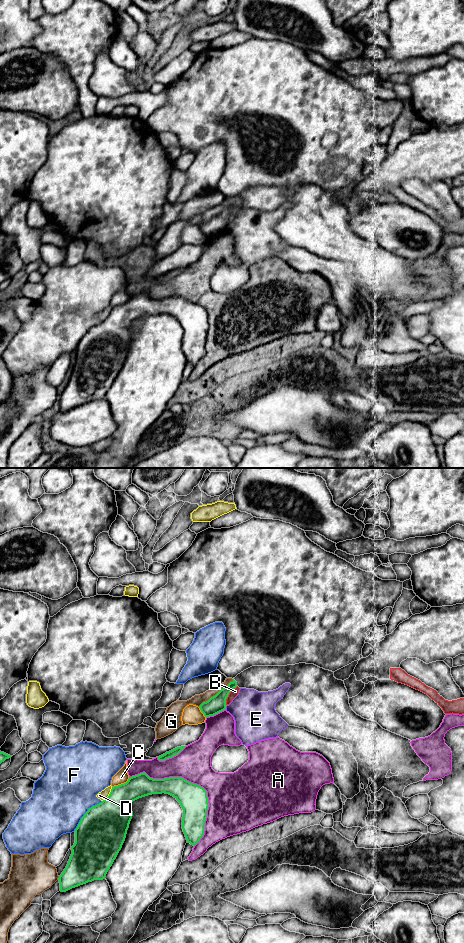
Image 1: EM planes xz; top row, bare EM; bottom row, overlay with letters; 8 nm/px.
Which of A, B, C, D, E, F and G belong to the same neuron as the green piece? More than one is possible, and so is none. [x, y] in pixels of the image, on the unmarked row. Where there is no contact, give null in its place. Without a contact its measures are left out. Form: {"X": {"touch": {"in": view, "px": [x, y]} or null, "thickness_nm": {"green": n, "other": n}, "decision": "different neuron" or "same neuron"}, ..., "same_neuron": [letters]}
{"A": {"touch": {"in": "xz", "px": [192, 303]}, "thickness_nm": {"green": 220, "other": 280}, "decision": "different neuron"}, "B": {"touch": {"in": "xz", "px": [228, 214]}, "thickness_nm": {"green": 140, "other": 60}, "decision": "different neuron"}, "C": {"touch": {"in": "xz", "px": [121, 304]}, "thickness_nm": {"green": 280, "other": 110}, "decision": "different neuron"}, "D": {"touch": {"in": "xz", "px": [109, 314]}, "thickness_nm": {"green": 360, "other": 70}, "decision": "different neuron"}, "E": {"touch": {"in": "xz", "px": [225, 227]}, "thickness_nm": {"green": 140, "other": 340}, "decision": "different neuron"}, "F": {"touch": {"in": "xz", "px": [85, 333]}, "thickness_nm": {"green": 400, "other": 460}, "decision": "different neuron"}, "G": {"touch": {"in": "xz", "px": [216, 214]}, "thickness_nm": {"green": 140, "other": 90}, "decision": "different neuron"}, "same_neuron": []}

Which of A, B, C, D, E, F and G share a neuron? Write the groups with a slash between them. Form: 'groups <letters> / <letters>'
groups A / B / C / D / E / F / G

